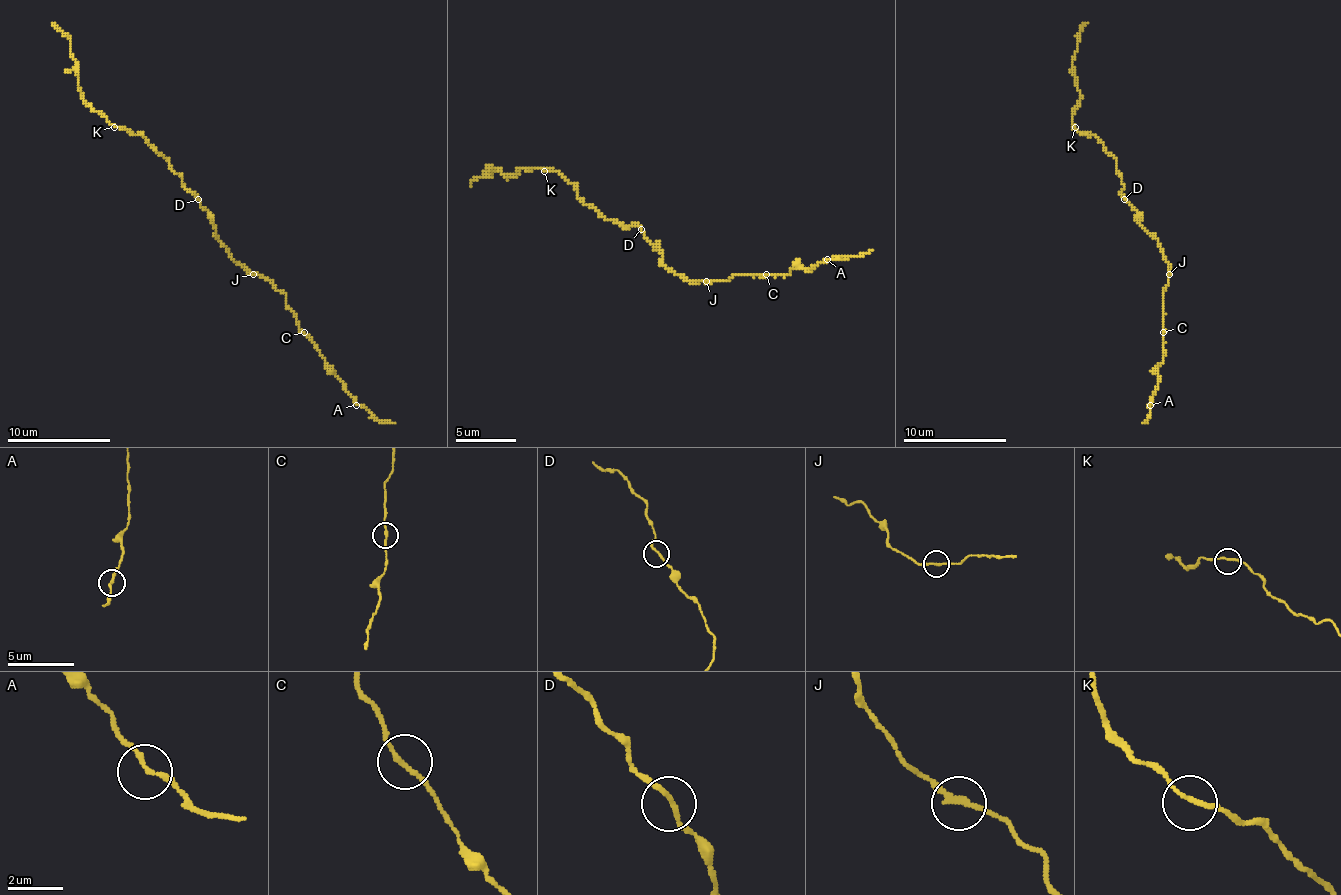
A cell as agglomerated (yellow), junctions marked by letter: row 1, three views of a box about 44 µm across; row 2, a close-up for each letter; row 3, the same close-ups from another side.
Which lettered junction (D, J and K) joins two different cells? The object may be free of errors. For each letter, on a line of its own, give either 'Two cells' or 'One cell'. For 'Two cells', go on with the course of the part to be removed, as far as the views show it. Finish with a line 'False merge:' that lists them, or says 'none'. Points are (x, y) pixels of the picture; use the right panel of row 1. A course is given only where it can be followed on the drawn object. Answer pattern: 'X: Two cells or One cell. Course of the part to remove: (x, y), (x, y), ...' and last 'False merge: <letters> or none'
D: One cell
J: Two cells. Course of the part to remove: (1168, 275), (1163, 296), (1158, 389), (1147, 420), (1142, 423)
K: One cell
False merge: J

